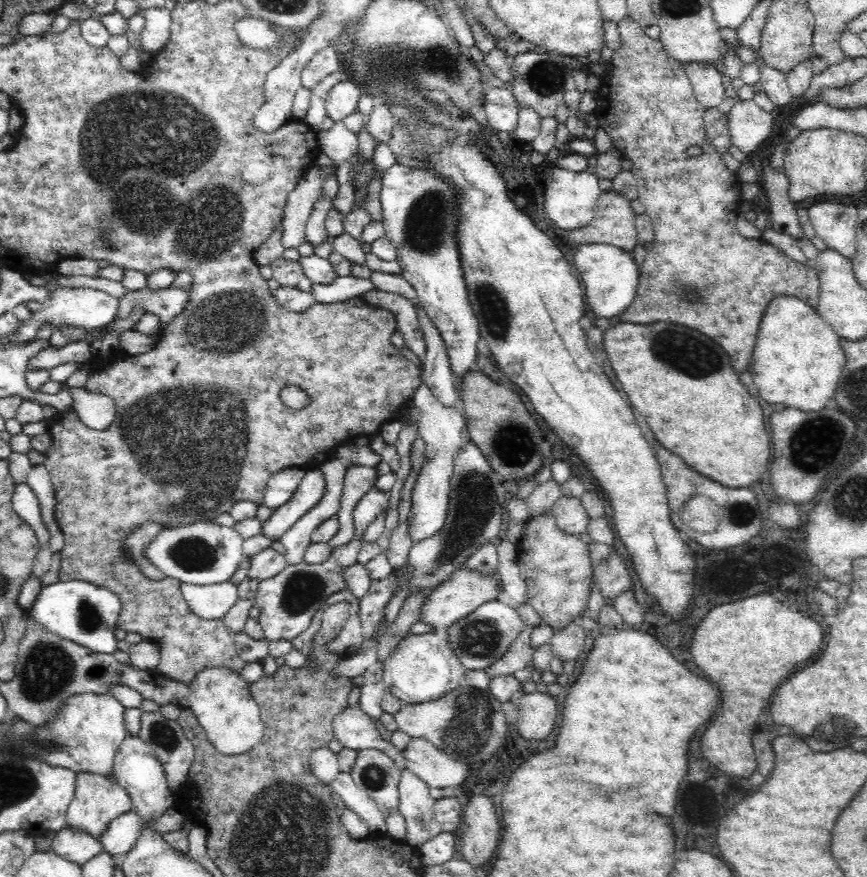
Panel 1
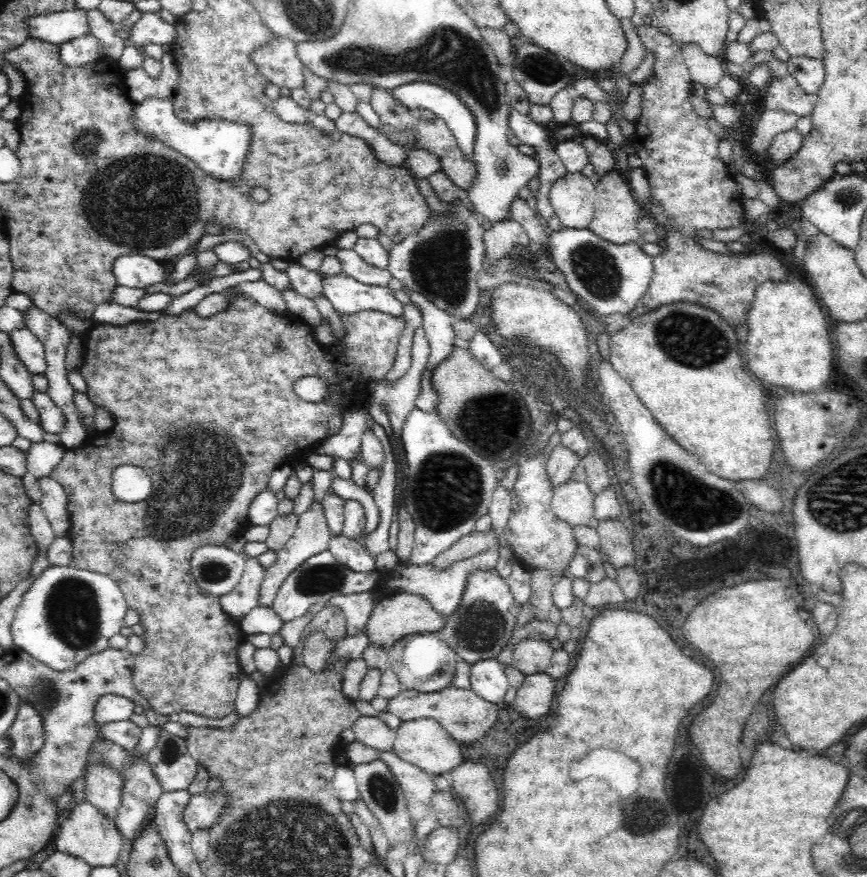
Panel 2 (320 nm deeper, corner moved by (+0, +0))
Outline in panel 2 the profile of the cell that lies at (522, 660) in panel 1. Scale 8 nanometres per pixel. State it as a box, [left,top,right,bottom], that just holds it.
[529,568,554,620]

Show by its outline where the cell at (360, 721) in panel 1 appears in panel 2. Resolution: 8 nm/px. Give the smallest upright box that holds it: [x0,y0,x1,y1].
[351,715,396,751]

